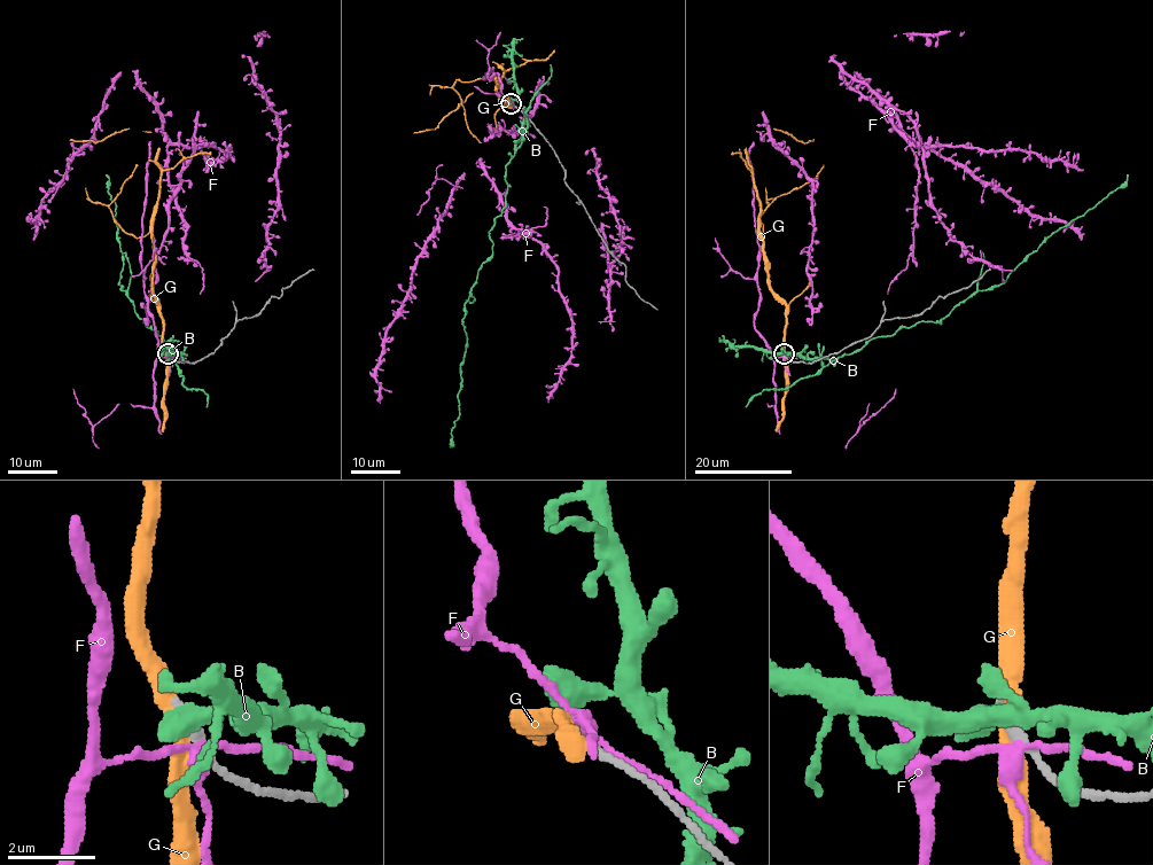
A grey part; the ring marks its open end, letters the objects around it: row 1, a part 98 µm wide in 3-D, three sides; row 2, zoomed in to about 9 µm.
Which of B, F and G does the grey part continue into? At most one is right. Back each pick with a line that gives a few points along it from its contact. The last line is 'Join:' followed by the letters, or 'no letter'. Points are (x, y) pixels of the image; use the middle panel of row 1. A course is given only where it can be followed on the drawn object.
Join: G

